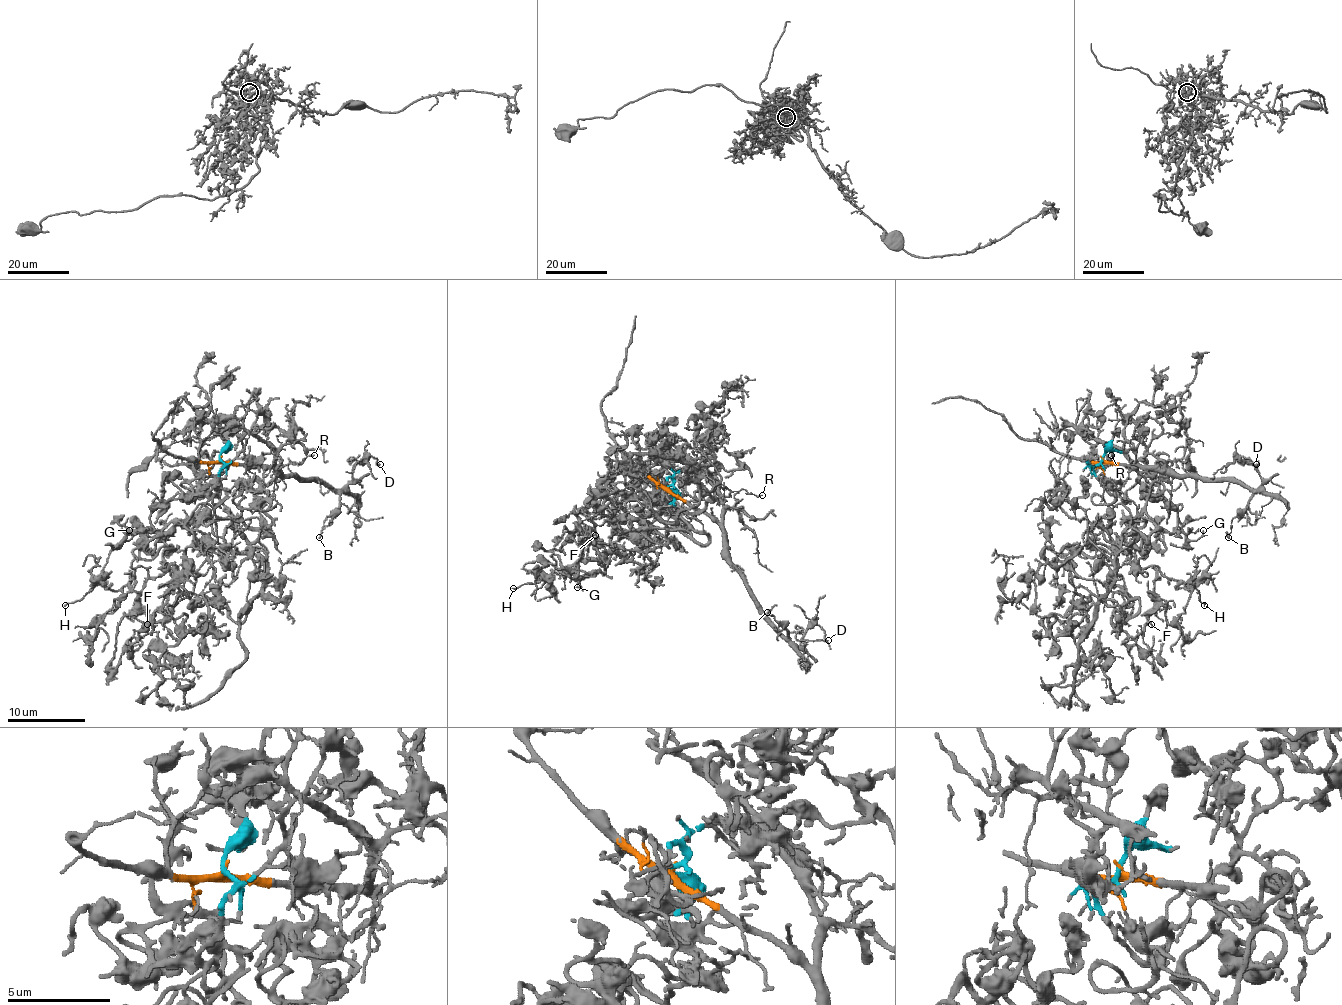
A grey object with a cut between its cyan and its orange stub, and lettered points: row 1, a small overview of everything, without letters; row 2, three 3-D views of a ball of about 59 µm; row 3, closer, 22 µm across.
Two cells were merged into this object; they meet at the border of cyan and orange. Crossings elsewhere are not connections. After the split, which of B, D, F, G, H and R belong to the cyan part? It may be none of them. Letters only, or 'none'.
F, G, H

